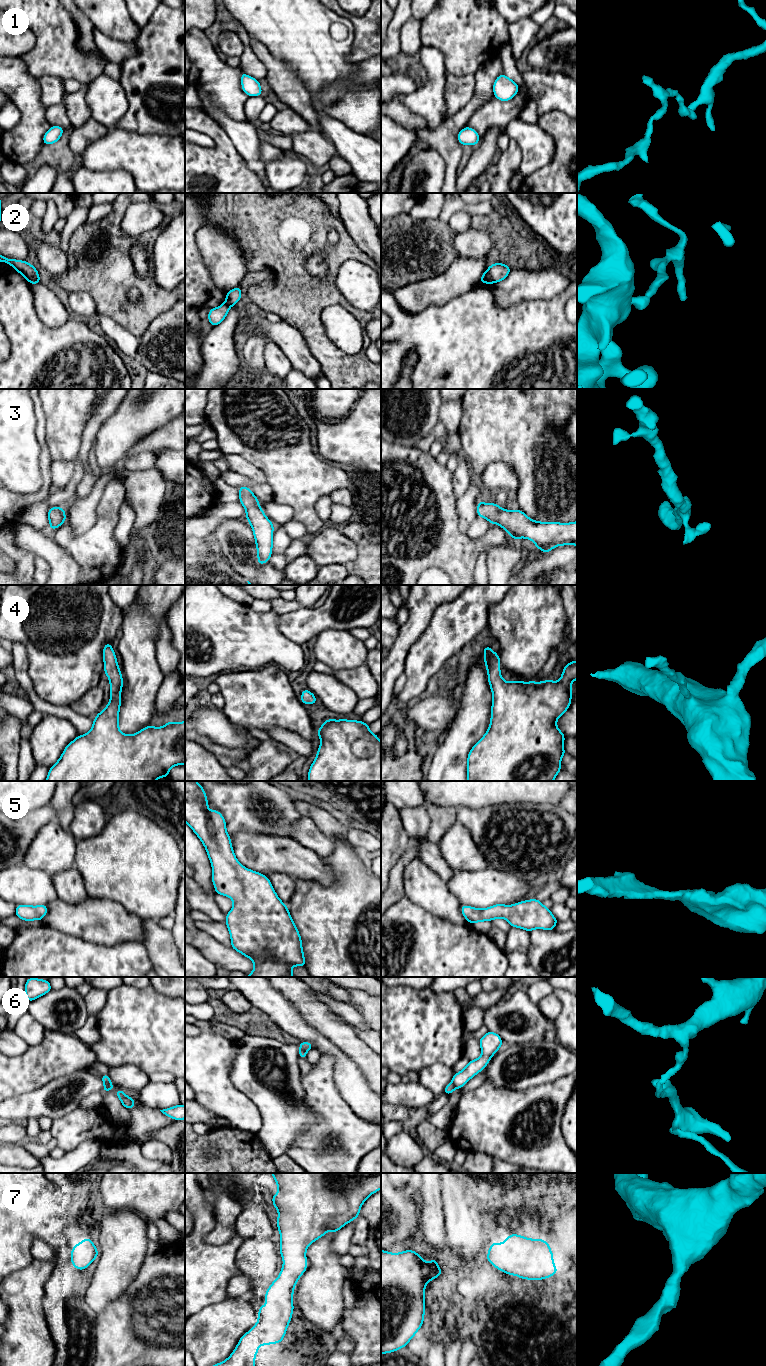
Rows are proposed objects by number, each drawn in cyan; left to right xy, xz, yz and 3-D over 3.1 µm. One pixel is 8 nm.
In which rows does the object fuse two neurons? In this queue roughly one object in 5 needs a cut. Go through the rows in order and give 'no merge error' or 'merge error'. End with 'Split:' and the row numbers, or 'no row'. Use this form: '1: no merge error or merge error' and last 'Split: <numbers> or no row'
1: no merge error
2: merge error
3: no merge error
4: no merge error
5: no merge error
6: merge error
7: no merge error
Split: 2, 6

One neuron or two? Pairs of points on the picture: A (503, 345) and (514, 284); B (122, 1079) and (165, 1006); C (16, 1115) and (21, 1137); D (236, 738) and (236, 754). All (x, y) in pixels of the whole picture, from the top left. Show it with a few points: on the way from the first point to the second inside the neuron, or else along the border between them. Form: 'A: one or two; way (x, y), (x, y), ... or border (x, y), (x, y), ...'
A: two; border (491, 291), (494, 301), (501, 307), (533, 299)
B: two; border (111, 1066), (135, 1064), (149, 1074)
C: two; border (10, 1121), (18, 1123)
D: two; border (255, 737), (241, 748), (227, 748), (213, 742)

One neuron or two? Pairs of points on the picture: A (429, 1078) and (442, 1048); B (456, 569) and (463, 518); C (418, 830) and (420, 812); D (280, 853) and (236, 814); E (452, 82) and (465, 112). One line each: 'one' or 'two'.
A: two
B: two
C: one
D: two
E: two

